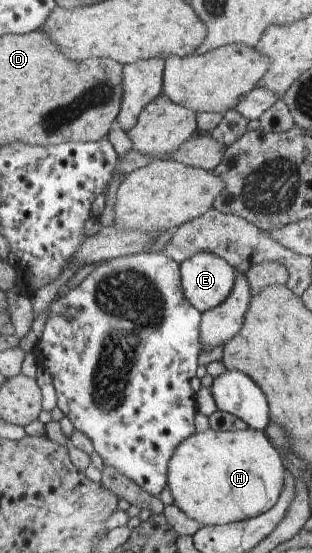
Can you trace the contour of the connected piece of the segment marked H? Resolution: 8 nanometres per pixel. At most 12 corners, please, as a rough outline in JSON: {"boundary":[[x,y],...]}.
{"boundary":[[250,426],[209,428],[169,462],[169,490],[202,526],[274,508],[288,471]]}

